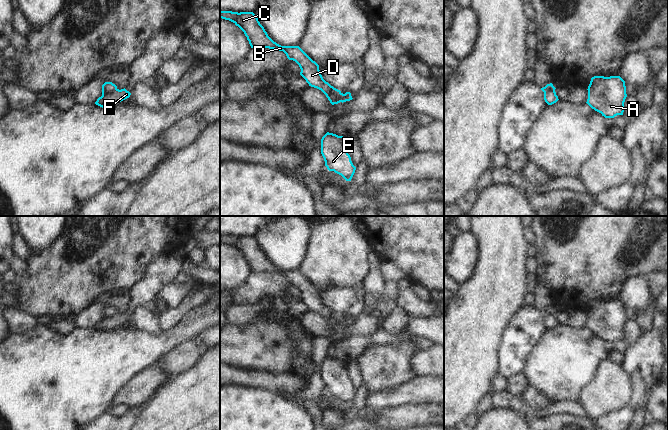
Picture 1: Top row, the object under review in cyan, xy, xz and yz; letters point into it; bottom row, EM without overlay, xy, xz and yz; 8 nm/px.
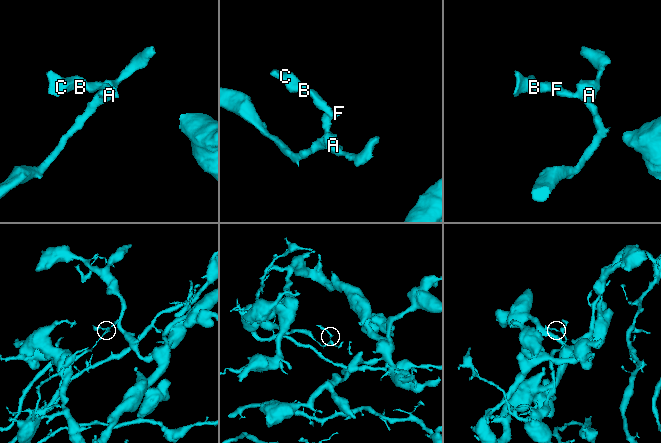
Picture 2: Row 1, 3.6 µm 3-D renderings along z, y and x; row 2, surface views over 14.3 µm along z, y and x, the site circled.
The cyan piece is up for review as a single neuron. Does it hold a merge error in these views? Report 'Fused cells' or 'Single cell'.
Fused cells.

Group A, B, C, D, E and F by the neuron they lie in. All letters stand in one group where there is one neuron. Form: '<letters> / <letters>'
A E F / B C D

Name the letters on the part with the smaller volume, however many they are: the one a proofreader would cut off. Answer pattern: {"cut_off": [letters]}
{"cut_off": ["B", "C", "D"]}

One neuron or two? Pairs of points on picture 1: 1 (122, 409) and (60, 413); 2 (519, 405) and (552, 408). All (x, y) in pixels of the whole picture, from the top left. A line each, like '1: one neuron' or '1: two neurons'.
1: two neurons
2: one neuron

